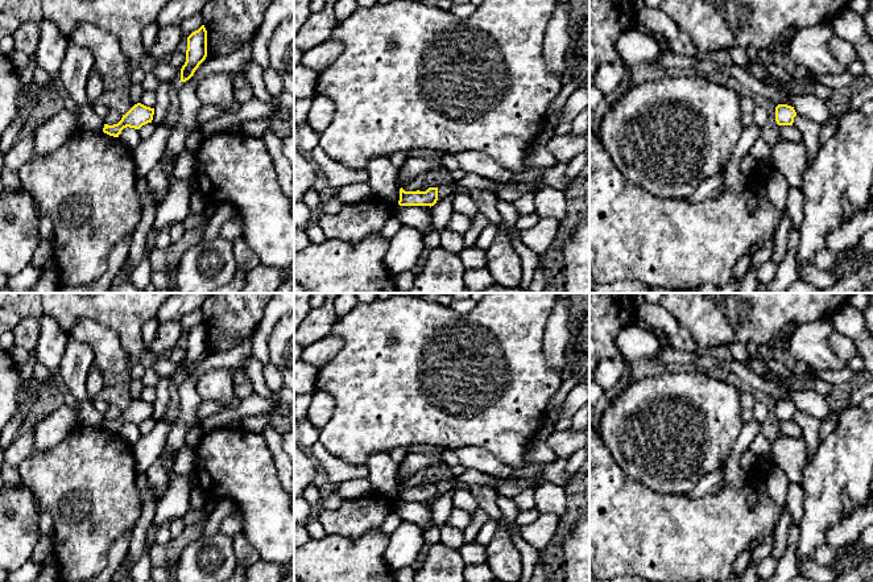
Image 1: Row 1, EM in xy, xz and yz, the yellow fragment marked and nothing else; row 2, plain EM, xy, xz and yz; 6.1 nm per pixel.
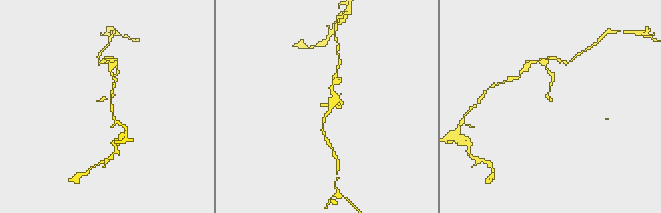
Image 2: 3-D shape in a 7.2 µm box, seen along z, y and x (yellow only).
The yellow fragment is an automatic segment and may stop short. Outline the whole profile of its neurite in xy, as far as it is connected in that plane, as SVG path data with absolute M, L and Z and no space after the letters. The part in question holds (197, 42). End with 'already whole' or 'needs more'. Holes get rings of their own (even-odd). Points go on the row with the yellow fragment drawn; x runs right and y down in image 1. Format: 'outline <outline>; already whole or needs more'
outline M202 25L187 37L186 62L181 69L181 82L189 81L207 57L207 30Z; already whole

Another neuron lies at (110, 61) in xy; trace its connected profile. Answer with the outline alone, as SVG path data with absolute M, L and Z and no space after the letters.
M88 22L76 24L66 34L70 42L92 54L95 70L103 77L120 78L129 74L132 63L123 54L120 41L113 34Z

